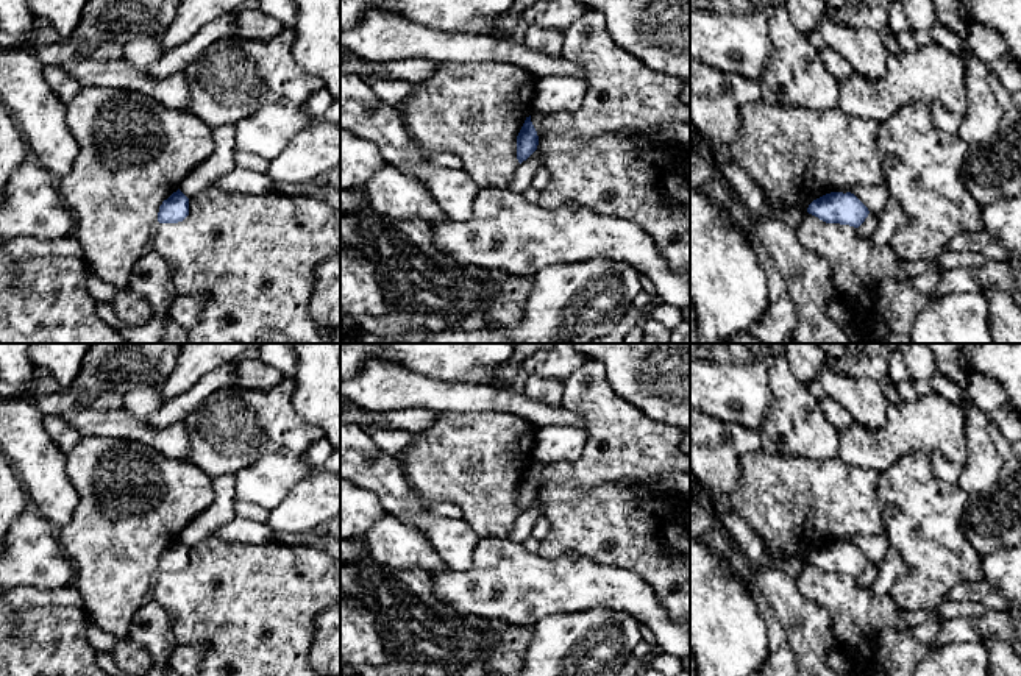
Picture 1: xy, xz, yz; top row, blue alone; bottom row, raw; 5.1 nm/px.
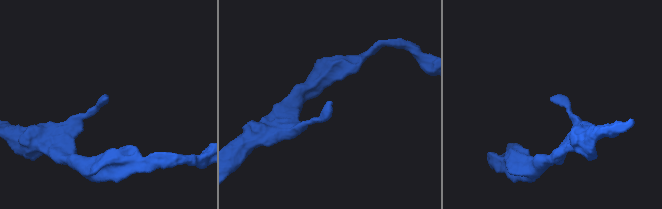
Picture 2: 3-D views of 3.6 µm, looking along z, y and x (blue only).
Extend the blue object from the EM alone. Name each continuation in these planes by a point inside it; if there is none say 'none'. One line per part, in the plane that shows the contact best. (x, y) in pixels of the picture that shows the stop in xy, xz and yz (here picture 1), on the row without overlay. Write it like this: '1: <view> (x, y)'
none

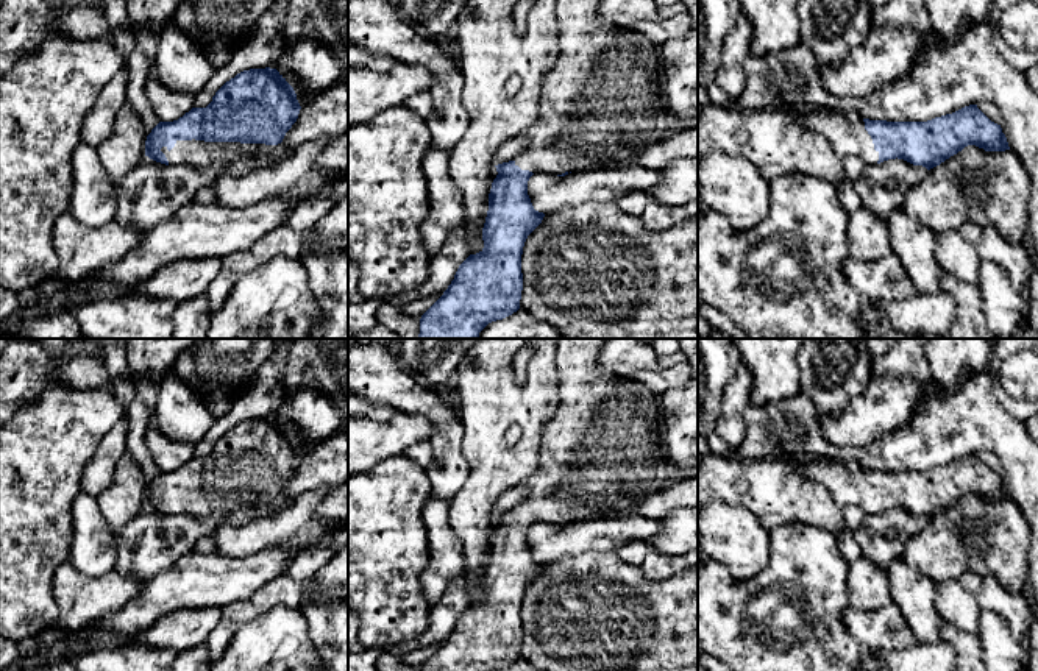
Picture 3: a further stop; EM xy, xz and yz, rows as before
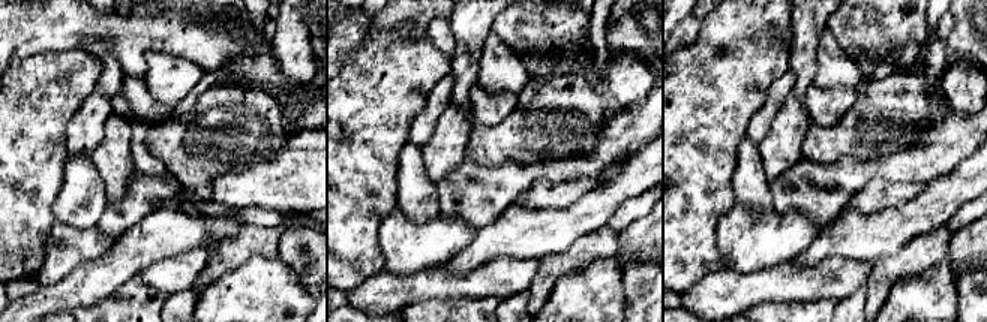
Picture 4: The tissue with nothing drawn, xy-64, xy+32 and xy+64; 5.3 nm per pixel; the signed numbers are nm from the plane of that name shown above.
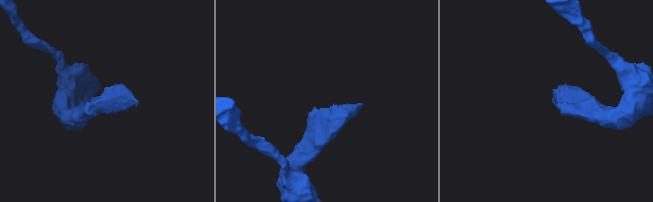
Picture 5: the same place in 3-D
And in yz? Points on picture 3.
1: yz (848, 487)

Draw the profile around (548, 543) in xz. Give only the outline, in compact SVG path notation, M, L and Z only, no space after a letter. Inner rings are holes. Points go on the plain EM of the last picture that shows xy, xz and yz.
M599 515L565 526L534 523L528 545L535 560L549 563L567 556L612 552L624 543L654 537L660 520L640 515Z

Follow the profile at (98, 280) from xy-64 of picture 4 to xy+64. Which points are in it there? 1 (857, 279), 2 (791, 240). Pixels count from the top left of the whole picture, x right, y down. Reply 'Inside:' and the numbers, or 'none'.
Inside: none

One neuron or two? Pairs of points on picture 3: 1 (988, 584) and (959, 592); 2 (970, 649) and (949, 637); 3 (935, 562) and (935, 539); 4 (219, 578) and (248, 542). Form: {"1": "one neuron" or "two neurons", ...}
{"1": "two neurons", "2": "one neuron", "3": "one neuron", "4": "two neurons"}

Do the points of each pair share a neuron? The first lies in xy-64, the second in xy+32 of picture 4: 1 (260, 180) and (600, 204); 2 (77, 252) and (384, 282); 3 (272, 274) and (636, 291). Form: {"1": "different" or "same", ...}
{"1": "different", "2": "different", "3": "different"}

